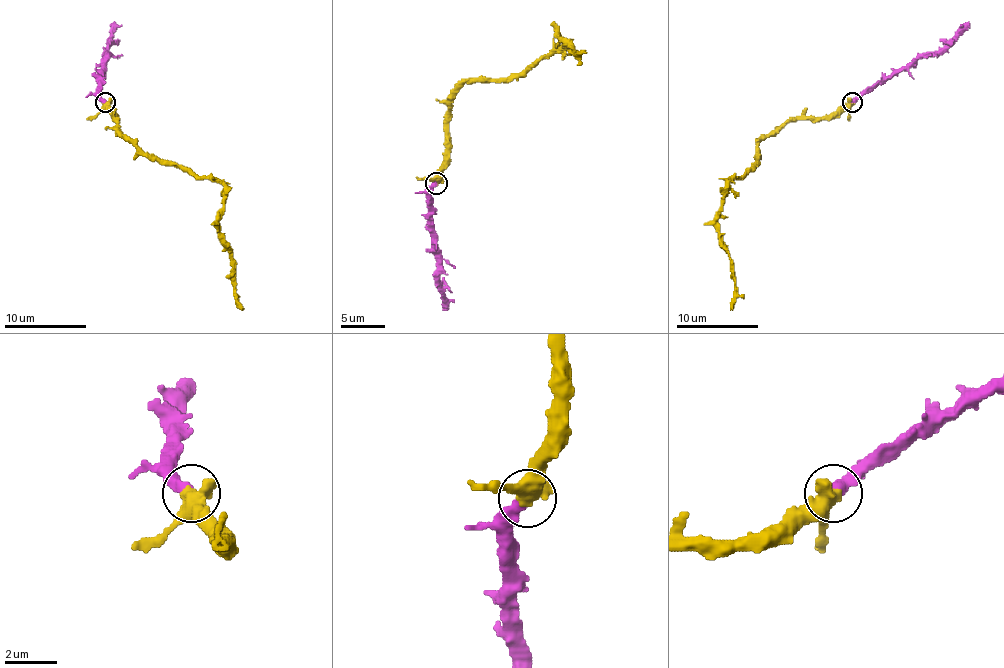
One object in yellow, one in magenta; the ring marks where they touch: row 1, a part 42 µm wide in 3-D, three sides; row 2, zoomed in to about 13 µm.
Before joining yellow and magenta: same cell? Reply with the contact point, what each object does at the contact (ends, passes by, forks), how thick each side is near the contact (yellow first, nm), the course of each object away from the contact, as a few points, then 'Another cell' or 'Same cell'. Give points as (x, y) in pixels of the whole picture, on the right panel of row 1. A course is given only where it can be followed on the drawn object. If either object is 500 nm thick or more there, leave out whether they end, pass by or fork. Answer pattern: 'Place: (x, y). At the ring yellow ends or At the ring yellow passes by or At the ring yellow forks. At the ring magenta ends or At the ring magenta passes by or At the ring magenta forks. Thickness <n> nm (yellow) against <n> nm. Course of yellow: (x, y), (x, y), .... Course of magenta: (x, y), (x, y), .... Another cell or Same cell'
Place: (852, 102). At the ring yellow passes by. At the ring magenta ends. Thickness 440 nm (yellow) against 400 nm. Course of yellow: (852, 101), (827, 116), (787, 120), (758, 142), (758, 158), (724, 187), (717, 236), (730, 254), (732, 309). Course of magenta: (852, 101), (907, 71), (925, 55), (939, 55), (970, 24). Same cell

